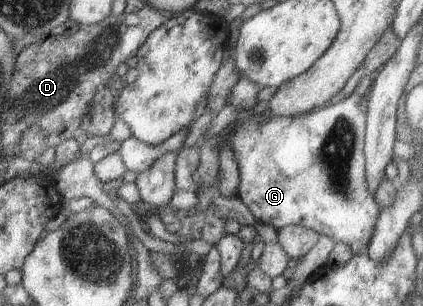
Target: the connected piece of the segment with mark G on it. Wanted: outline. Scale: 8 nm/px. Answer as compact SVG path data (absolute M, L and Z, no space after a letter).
M353 92L341 101L309 114L269 116L263 120L261 114L255 114L246 123L228 124L231 130L225 127L216 137L218 146L221 146L221 140L229 136L229 146L232 146L235 156L239 171L236 204L245 204L255 220L271 224L276 231L287 225L299 225L315 231L317 235L343 242L349 246L352 256L366 254L380 208L374 195L367 192L363 176L365 106L367 98Z

